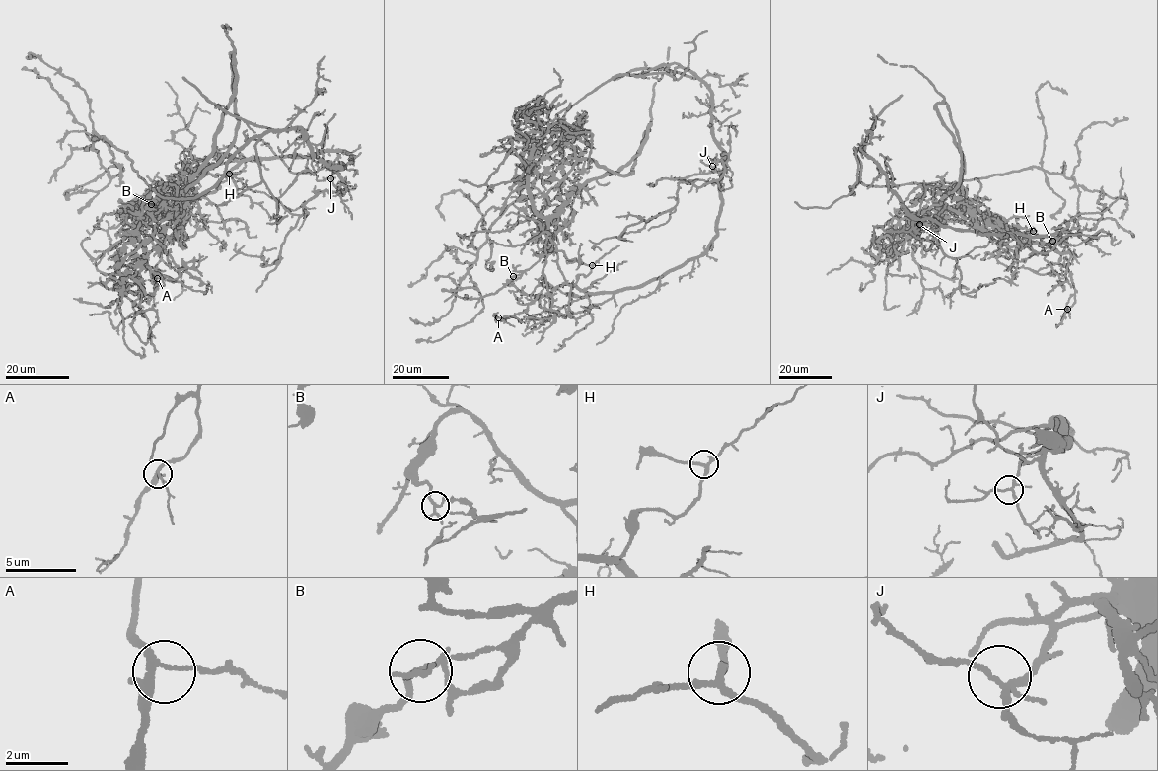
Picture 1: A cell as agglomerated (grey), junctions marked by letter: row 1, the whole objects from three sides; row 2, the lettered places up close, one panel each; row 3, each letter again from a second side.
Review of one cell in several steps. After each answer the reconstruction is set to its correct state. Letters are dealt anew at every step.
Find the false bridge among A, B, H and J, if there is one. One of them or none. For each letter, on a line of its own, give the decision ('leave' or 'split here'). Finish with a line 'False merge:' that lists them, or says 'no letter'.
A: leave
B: split here
H: leave
J: leave
False merge: B

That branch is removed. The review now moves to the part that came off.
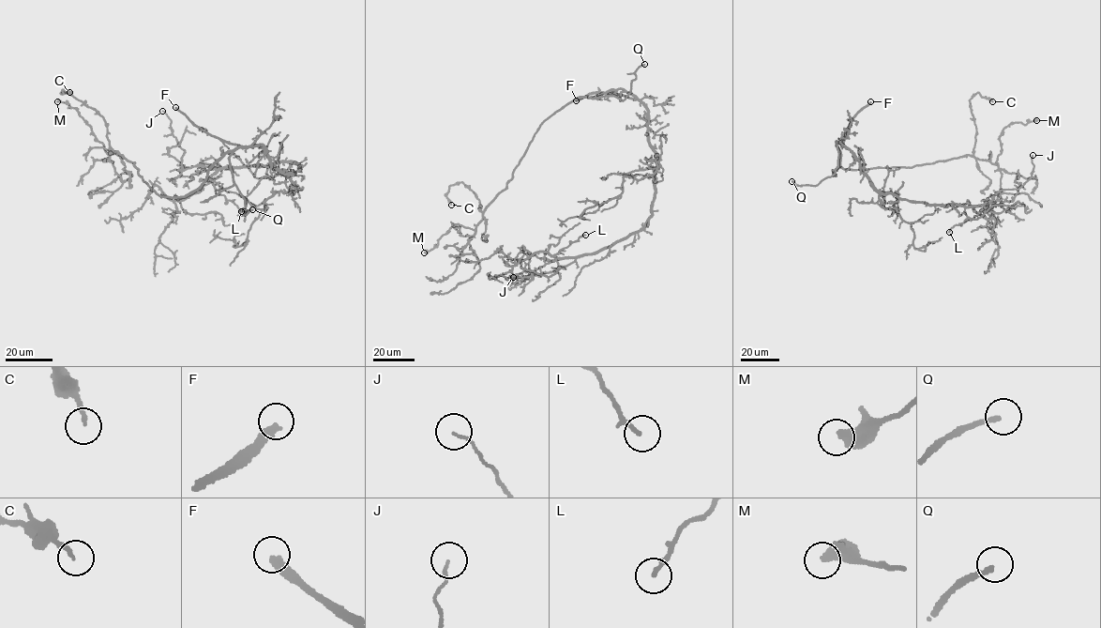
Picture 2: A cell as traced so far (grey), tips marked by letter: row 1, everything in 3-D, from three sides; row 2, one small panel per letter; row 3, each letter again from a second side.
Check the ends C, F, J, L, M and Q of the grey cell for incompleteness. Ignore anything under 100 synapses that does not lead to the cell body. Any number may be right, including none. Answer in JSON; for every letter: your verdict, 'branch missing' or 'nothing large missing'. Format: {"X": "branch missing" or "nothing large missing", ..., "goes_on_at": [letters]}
{"C": "nothing large missing", "F": "branch missing", "J": "nothing large missing", "L": "nothing large missing", "M": "nothing large missing", "Q": "branch missing", "goes_on_at": ["F", "Q"]}

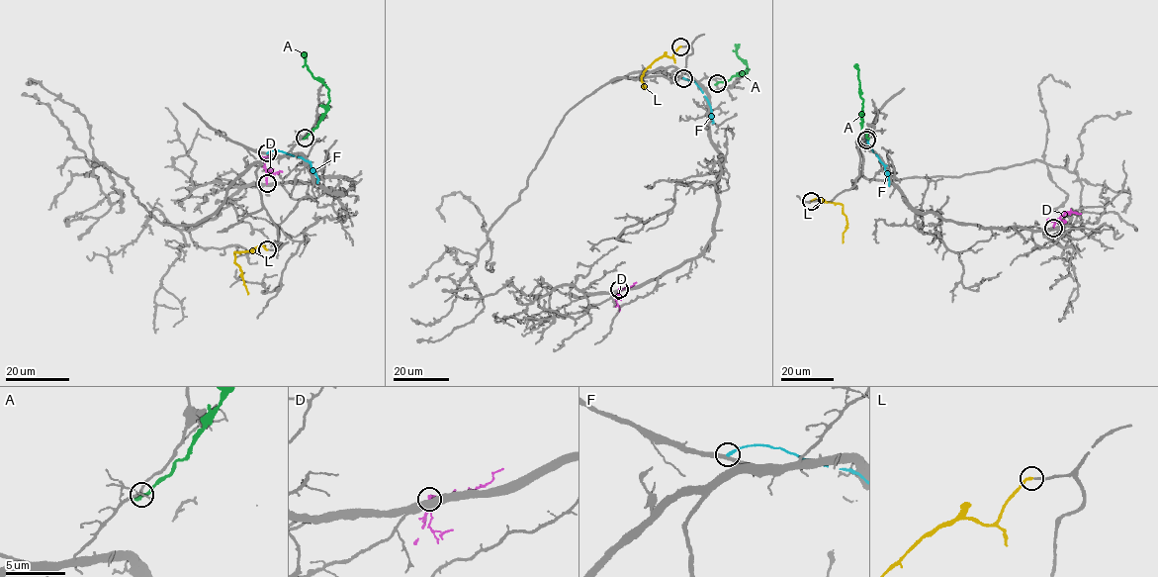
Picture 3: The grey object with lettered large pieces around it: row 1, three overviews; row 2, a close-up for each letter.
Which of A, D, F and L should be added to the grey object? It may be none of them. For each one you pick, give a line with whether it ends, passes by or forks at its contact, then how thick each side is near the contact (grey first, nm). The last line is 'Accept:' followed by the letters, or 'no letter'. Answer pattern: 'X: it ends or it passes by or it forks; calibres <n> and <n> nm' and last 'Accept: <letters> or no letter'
L: it ends; calibres 200 and 240 nm
Accept: L

